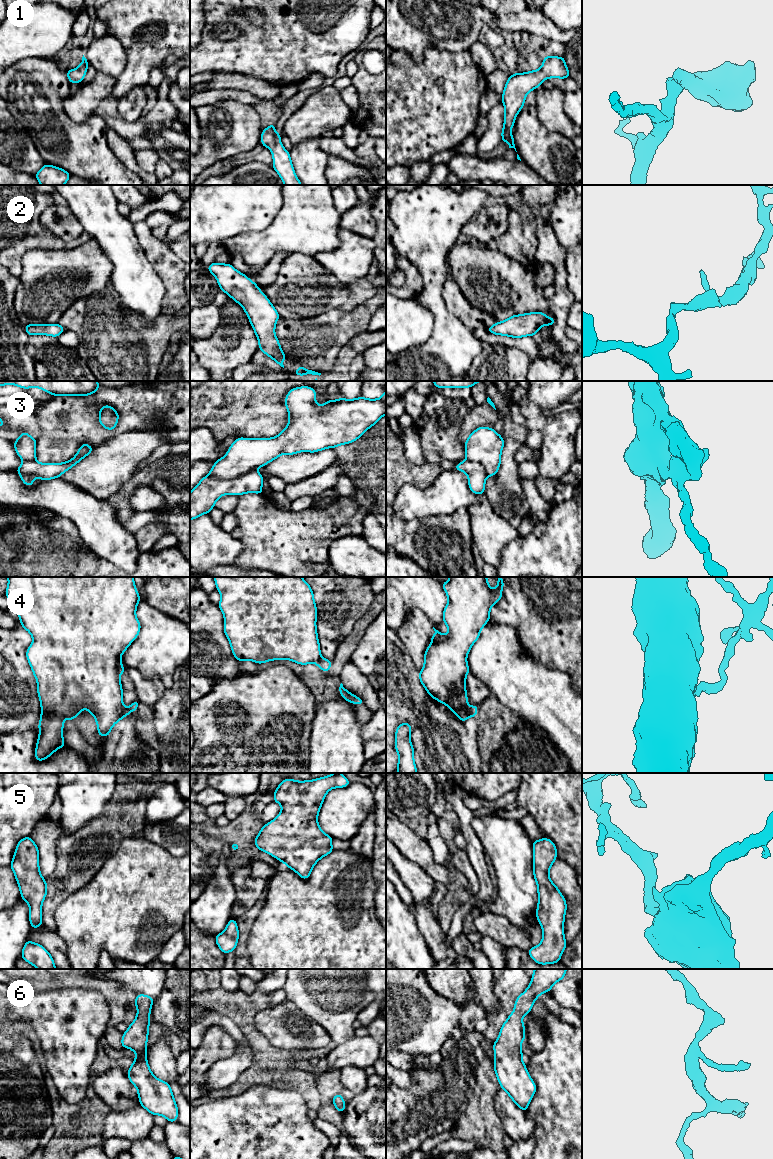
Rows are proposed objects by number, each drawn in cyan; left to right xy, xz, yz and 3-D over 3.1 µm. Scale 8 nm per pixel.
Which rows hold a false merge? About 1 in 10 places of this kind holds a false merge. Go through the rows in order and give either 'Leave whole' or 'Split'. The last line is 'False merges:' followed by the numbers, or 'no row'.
1: Leave whole
2: Leave whole
3: Leave whole
4: Split
5: Leave whole
6: Leave whole
False merges: 4

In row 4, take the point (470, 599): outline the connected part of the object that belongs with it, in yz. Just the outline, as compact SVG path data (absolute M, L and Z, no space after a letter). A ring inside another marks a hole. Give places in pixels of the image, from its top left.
M449 577L448 582L442 582L443 589L448 597L448 603L443 611L443 621L448 628L447 635L442 634L434 627L431 644L424 653L424 666L419 672L419 679L428 694L435 700L445 704L463 722L469 718L469 705L466 694L466 676L470 672L467 664L467 655L472 645L479 639L481 629L490 620L490 609L502 598L504 581L497 577L498 585L494 590L488 584L487 577Z

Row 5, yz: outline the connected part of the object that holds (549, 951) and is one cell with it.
M544 837L533 841L532 846L533 875L538 891L536 918L541 925L543 937L539 945L528 950L528 954L538 964L553 964L560 962L567 946L563 929L567 904L549 878L549 870L557 858L555 844Z

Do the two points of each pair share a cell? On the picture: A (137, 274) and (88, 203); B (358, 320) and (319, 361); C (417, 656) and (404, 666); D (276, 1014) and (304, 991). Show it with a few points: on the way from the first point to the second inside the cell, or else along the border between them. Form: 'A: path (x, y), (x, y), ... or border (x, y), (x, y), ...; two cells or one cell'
A: path (127, 256), (115, 234), (102, 221); one cell
B: path (347, 328), (325, 350); one cell
C: border (400, 640), (409, 654), (413, 665), (419, 671); two cells
D: border (286, 998), (309, 1017); two cells

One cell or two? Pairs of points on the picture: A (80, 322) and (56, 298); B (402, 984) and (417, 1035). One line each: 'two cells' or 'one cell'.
A: two cells
B: one cell

